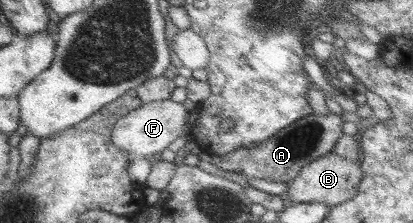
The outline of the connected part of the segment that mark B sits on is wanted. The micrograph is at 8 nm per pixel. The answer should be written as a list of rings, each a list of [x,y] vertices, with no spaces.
[[[329,152],[327,155],[311,160],[304,164],[287,184],[286,194],[289,200],[296,203],[311,201],[326,204],[328,207],[340,202],[349,200],[355,193],[357,185],[361,180],[362,172],[359,166],[359,160],[346,159],[338,157]]]

